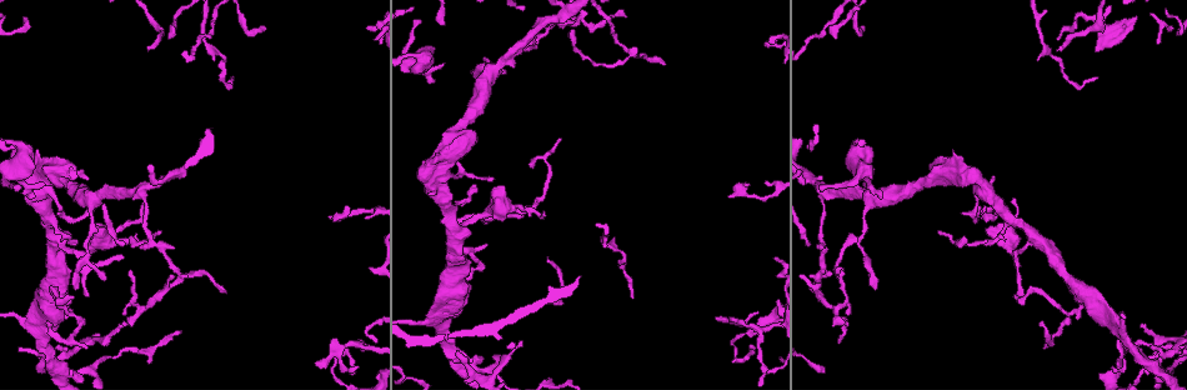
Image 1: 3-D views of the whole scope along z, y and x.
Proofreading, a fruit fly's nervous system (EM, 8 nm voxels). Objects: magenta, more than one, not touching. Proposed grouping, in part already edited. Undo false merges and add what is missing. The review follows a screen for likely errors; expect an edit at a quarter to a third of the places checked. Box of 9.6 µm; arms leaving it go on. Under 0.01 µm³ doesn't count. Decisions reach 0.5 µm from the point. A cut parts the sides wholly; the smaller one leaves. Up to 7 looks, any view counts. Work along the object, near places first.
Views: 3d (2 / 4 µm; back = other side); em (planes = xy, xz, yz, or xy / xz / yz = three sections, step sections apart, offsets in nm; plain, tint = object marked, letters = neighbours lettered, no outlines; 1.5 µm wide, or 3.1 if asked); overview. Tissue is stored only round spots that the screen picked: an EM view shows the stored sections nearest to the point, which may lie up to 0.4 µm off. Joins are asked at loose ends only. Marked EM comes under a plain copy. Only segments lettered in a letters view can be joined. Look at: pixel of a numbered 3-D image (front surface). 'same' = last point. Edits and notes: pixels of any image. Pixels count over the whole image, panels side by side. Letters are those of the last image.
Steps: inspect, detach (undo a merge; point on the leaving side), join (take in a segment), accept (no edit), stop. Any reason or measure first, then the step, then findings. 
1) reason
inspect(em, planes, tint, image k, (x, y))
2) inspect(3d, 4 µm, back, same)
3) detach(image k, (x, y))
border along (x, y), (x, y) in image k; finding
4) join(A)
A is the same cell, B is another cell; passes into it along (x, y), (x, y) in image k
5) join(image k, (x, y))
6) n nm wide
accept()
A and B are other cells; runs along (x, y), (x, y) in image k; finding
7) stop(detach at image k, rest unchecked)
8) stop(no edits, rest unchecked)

an open end
inspect(em, planes, letters, image 1, (124, 326))

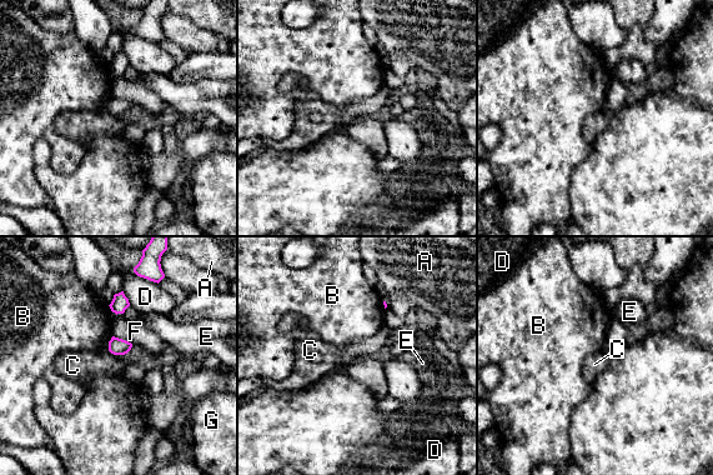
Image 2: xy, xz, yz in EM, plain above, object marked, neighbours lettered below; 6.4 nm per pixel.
110 nm wide
accept()
A, B, C, D, E, F and G are other cells; no lettered segment goes on from it

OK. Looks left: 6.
thin end
inspect(3d, 4 µm, image 1, (21, 185))

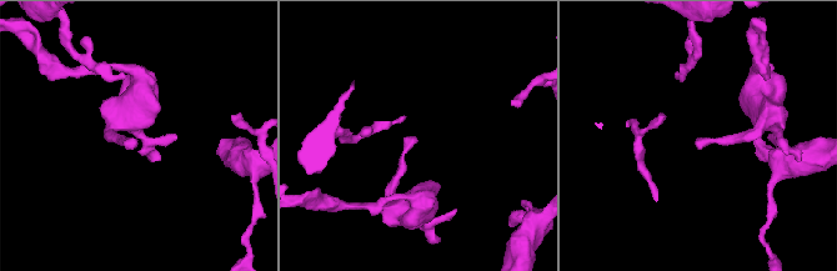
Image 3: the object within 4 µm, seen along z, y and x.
now the EM
inspect(em, yz, step 4, tint, image 3, (413, 137))

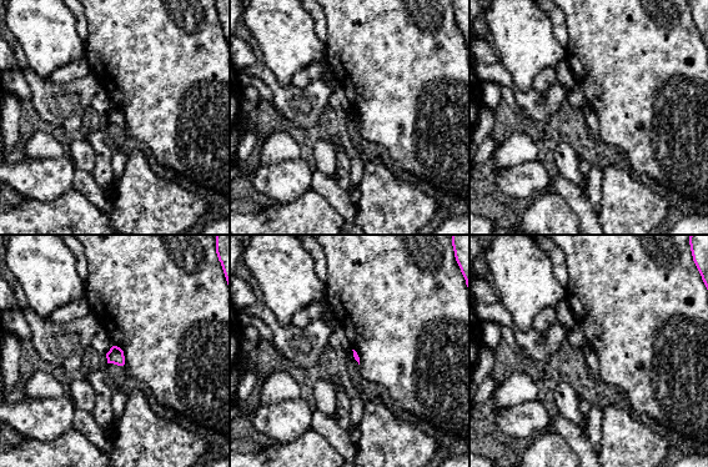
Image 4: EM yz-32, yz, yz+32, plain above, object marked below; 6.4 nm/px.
another direction
inspect(em, planes, letters, same)

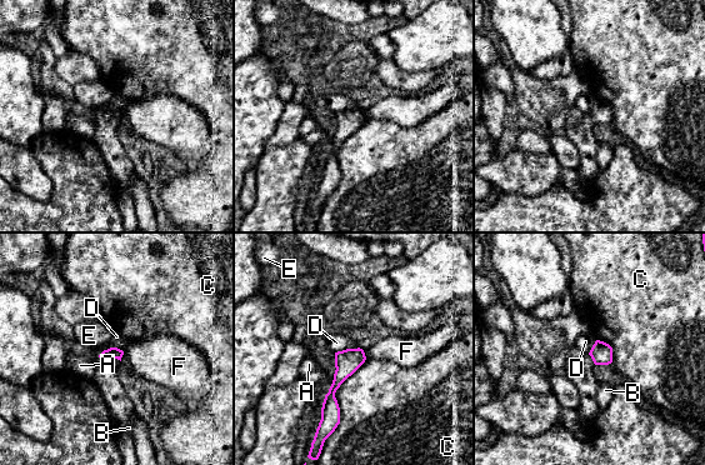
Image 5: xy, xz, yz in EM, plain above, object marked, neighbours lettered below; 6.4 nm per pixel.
80 nm wide
accept()
A, B, C, D, E and F are other cells; no lettered segment goes on from it

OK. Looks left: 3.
inspect(em, xy, step 8, letters, image 1, (366, 215))

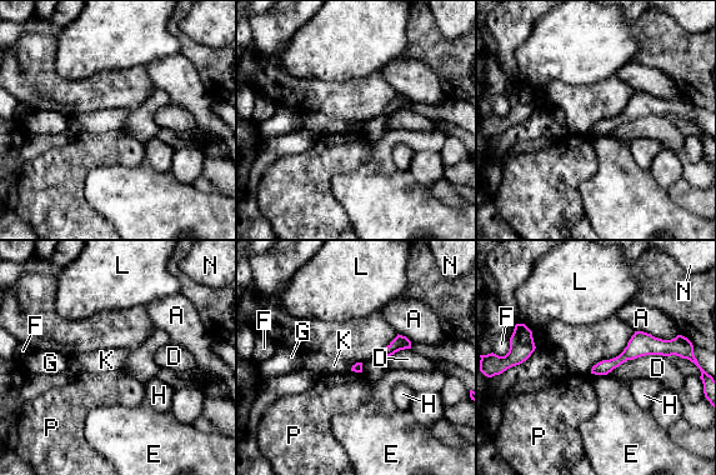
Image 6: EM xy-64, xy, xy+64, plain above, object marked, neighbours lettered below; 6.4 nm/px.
D touches over 420 nm
accept()
A, D, E, F, G, H, K, L, N and P are other cells; no lettered segment goes on from it

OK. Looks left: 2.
stop(no edits, rest unchecked)

